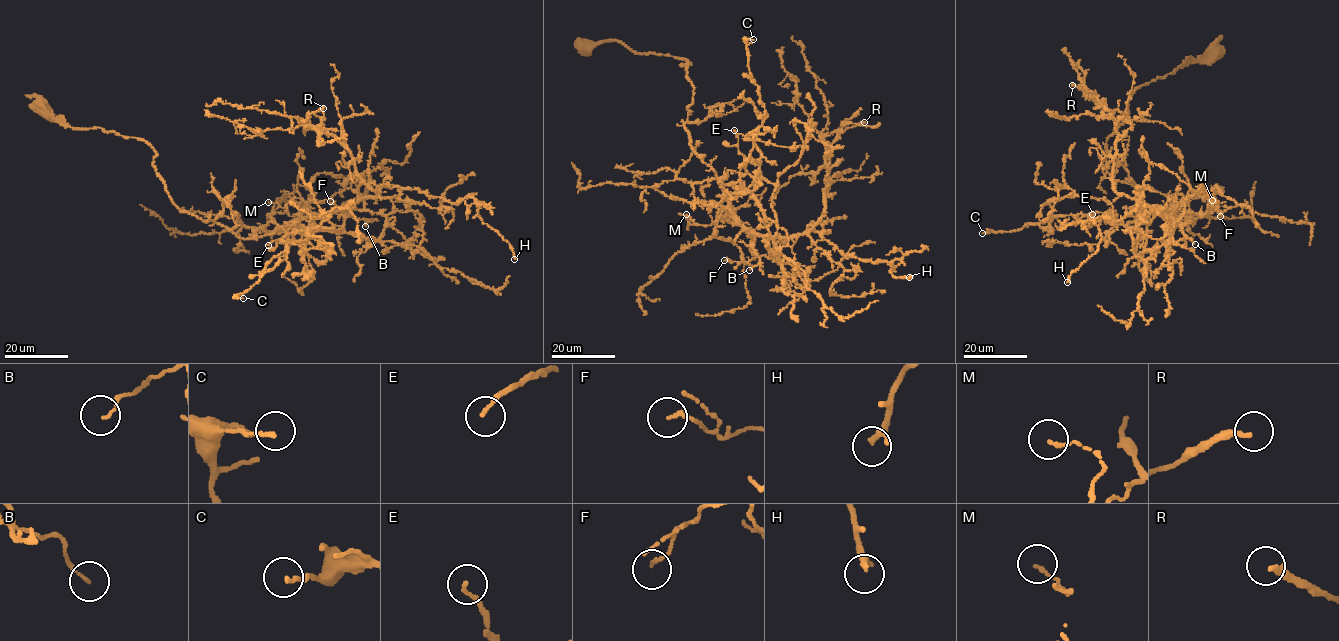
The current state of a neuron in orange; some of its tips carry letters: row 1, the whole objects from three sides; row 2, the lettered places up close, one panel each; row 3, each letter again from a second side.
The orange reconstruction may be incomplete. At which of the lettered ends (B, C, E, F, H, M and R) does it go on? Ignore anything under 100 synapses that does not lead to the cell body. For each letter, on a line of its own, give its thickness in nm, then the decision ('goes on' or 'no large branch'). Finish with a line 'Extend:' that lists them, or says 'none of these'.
B: calibre 90 nm; no large branch
C: calibre 140 nm; no large branch
E: calibre 140 nm; no large branch
F: calibre 120 nm; no large branch
H: calibre 240 nm; no large branch
M: calibre 100 nm; no large branch
R: calibre 200 nm; no large branch
Extend: none of these

